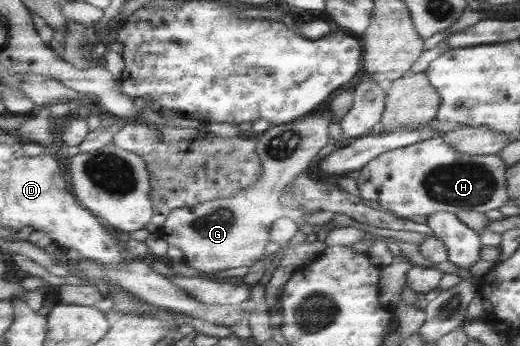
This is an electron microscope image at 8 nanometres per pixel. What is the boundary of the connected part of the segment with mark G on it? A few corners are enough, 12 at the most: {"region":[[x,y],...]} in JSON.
{"region":[[314,112],[255,139],[262,174],[232,197],[172,210],[158,234],[204,275],[266,255],[271,223],[335,215],[281,193],[325,152]]}

